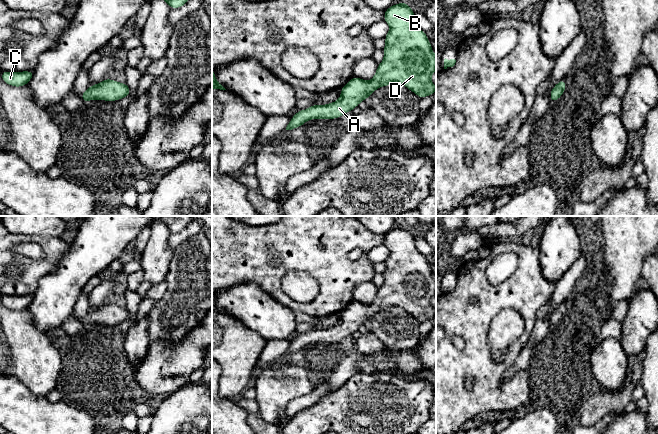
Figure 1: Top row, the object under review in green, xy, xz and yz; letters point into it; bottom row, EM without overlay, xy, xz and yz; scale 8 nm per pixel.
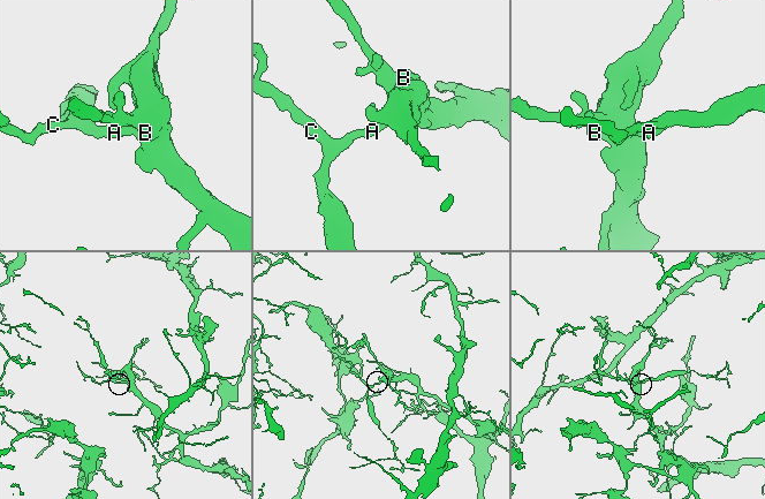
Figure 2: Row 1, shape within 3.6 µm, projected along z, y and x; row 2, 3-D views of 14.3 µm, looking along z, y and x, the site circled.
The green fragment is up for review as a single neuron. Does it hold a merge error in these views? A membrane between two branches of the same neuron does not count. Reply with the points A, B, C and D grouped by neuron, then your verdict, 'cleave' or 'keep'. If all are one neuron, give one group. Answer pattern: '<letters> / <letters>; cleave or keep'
A B C D; keep

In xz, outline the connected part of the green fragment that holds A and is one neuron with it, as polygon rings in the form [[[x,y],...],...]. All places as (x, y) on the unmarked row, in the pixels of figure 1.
[[[401,226],[391,229],[384,236],[384,245],[389,249],[390,254],[384,261],[386,268],[383,272],[384,283],[378,288],[376,297],[372,304],[364,305],[359,301],[353,301],[341,311],[340,322],[326,329],[313,328],[310,332],[299,334],[290,344],[286,354],[292,354],[302,350],[306,345],[312,343],[336,343],[345,337],[358,331],[361,325],[365,325],[373,316],[383,310],[393,307],[400,307],[414,316],[420,323],[430,320],[436,316],[436,311],[431,306],[431,299],[436,295],[436,280],[433,277],[431,267],[416,248],[416,242],[410,229]]]

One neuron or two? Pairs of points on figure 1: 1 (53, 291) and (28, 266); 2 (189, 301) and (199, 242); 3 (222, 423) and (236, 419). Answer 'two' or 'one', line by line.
1: two
2: one
3: one

